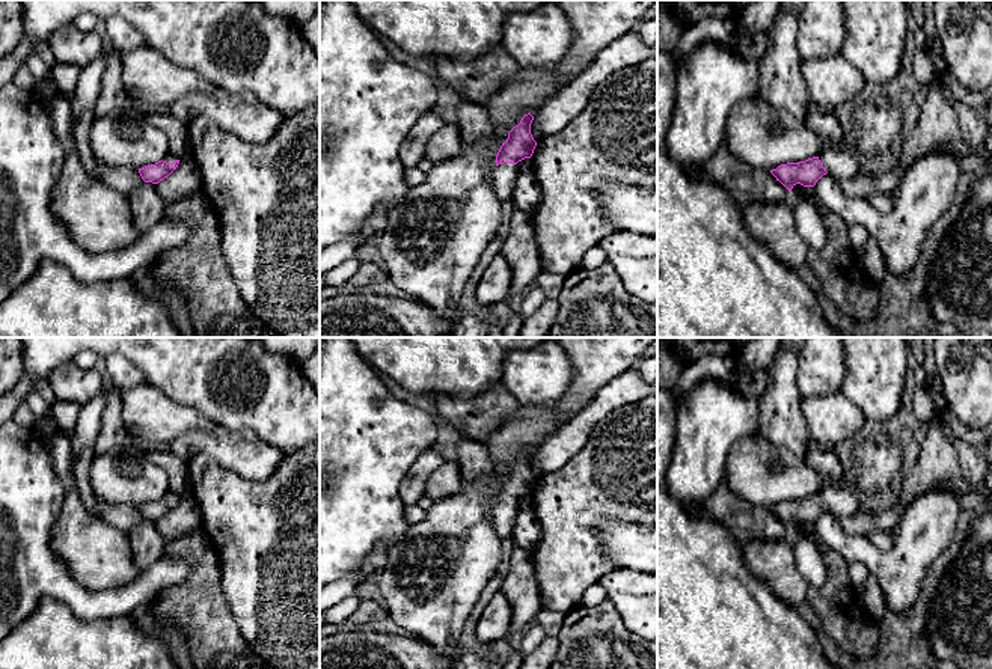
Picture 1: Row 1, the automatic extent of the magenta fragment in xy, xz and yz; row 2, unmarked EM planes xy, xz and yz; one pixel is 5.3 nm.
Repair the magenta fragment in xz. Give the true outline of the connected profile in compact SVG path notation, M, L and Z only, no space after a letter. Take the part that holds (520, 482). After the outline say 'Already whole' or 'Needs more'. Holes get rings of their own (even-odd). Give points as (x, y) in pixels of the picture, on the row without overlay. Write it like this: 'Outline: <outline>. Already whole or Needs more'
Outline: M531 451L525 452L520 461L508 470L507 479L502 481L496 493L493 526L501 538L513 535L519 512L517 500L531 496L537 484L531 472L532 458Z. Needs more

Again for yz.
Outline: M828 487L820 494L813 494L801 500L781 502L770 508L776 518L788 529L791 529L796 521L814 524L826 511L838 518L844 518L853 515L858 509L861 509L861 503L847 487Z. Needs more

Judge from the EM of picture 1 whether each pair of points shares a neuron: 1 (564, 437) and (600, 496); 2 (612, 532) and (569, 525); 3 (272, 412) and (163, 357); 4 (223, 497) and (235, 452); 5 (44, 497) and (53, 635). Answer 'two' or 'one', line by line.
1: two
2: two
3: one
4: two
5: two

